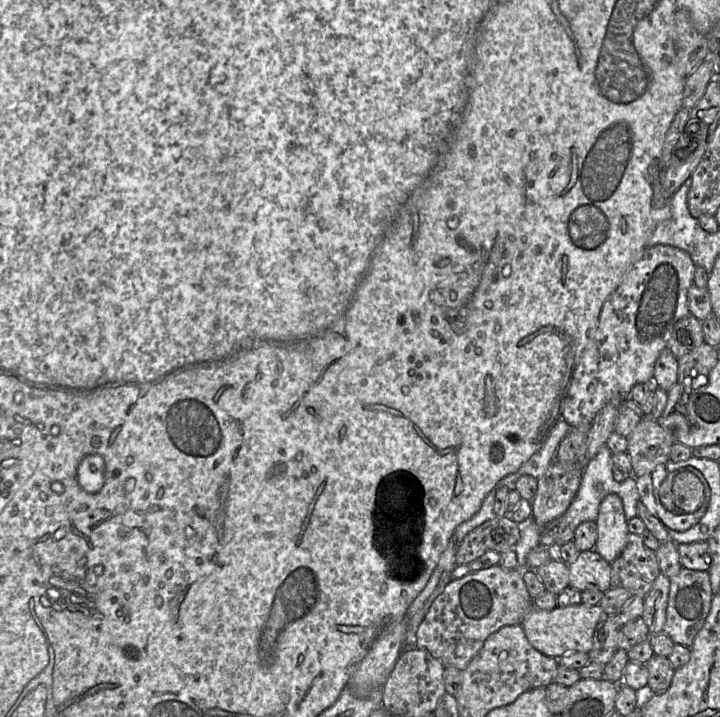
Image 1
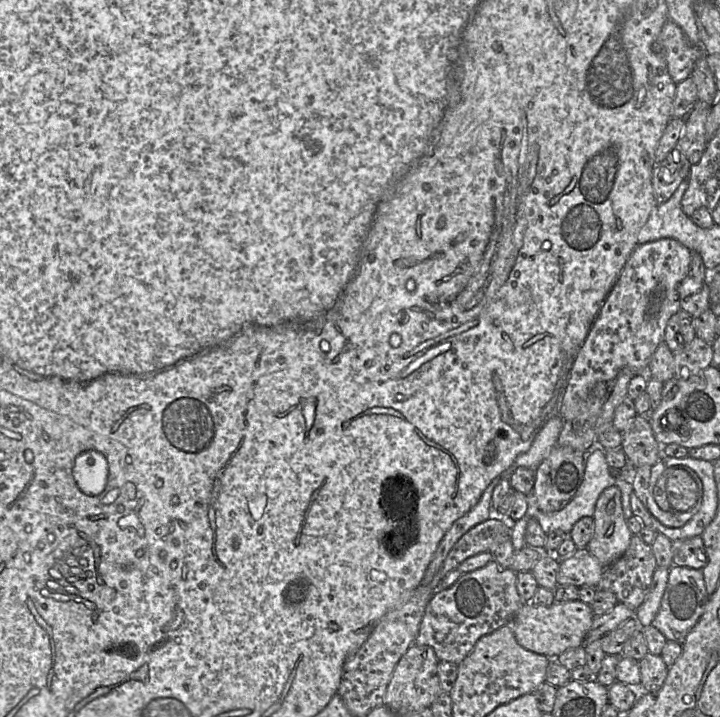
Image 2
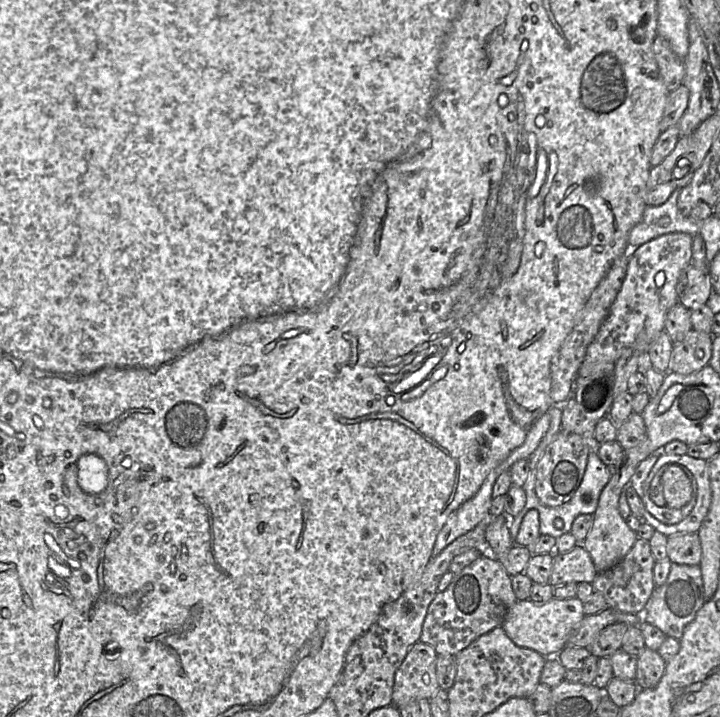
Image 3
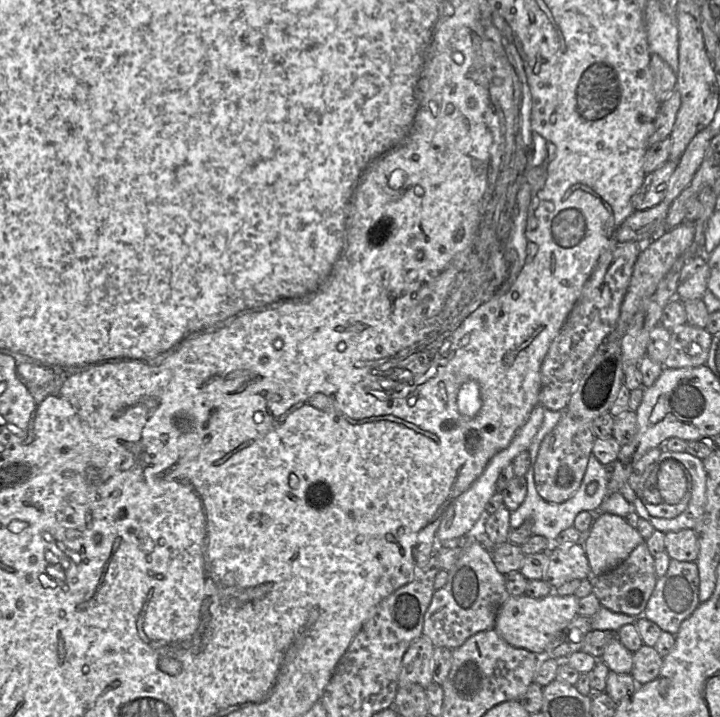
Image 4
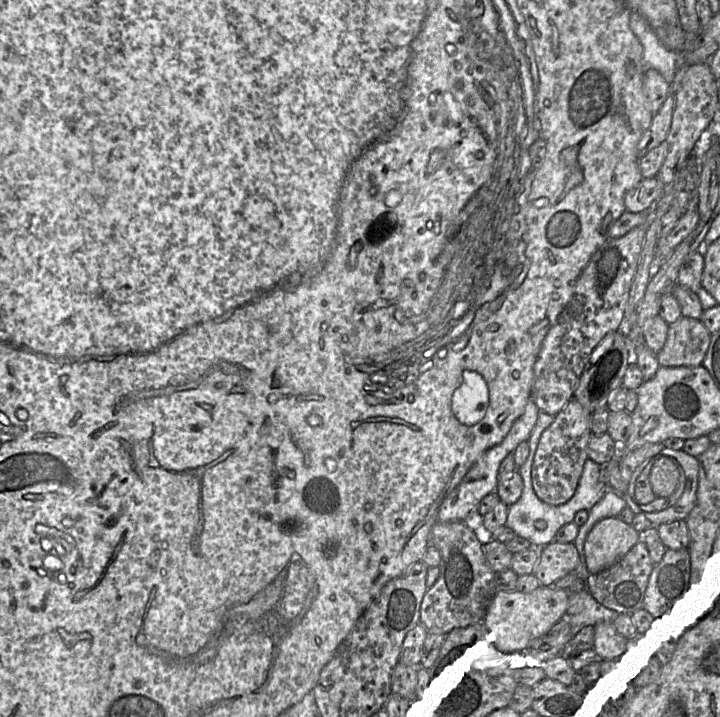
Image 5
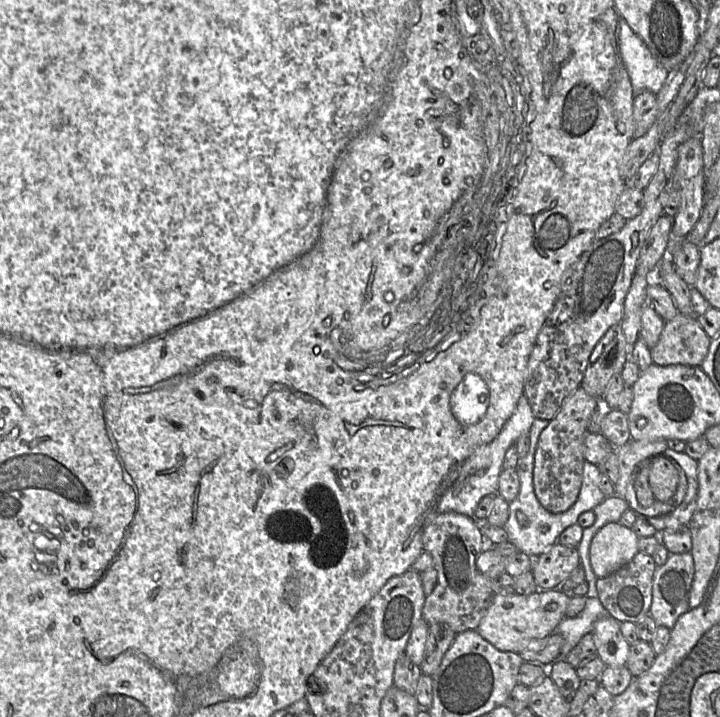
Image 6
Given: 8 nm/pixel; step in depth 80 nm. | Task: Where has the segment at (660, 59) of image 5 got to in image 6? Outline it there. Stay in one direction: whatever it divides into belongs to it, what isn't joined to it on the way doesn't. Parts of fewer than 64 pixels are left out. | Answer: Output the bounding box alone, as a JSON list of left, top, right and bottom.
[617,19,669,95]

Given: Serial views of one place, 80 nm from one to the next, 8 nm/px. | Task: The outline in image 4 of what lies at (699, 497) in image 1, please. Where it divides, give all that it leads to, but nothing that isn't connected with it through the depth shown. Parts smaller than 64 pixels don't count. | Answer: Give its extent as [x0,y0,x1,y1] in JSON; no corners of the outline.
[658,460,687,504]

